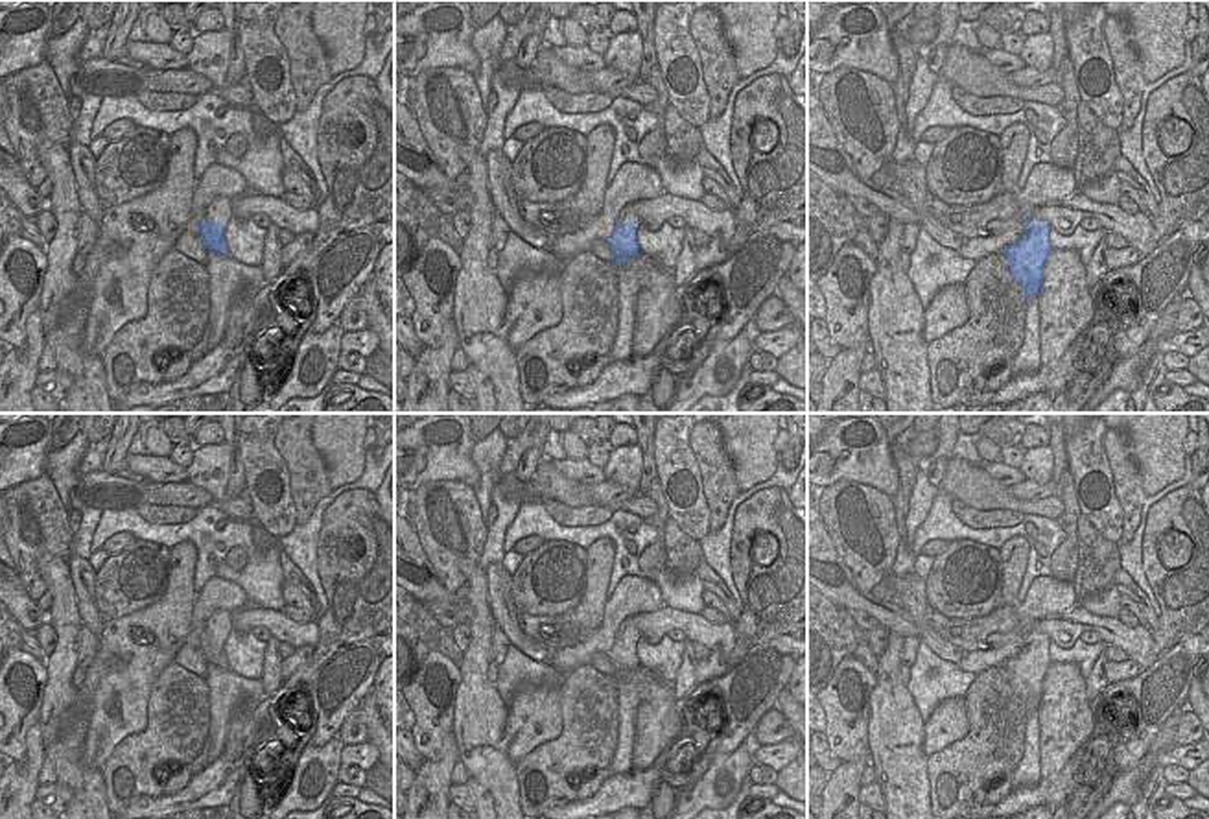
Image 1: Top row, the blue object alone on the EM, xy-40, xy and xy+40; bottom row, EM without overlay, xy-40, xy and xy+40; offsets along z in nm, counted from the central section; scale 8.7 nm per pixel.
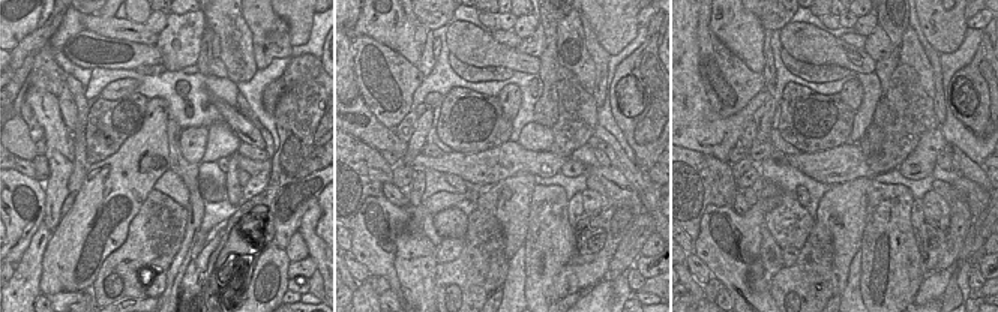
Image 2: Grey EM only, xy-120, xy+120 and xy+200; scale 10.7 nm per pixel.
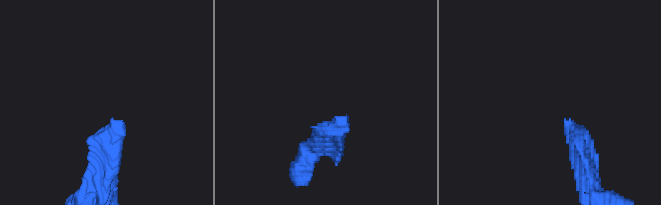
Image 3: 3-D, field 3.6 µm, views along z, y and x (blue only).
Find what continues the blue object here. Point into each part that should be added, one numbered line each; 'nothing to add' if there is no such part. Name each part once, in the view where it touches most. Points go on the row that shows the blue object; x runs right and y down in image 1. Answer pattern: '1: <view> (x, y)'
1: xy (627, 214)

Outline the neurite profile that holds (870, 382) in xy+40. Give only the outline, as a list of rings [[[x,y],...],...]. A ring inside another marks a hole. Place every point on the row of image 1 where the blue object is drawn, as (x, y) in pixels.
[[[877,369],[861,374],[859,389],[875,398],[886,400],[886,391]]]

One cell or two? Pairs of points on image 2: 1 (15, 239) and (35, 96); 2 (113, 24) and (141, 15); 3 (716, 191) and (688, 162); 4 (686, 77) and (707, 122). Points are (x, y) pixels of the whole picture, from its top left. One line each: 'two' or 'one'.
1: two
2: two
3: one
4: one

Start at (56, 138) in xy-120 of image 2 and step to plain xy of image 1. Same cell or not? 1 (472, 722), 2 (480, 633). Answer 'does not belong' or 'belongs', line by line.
1: belongs
2: belongs

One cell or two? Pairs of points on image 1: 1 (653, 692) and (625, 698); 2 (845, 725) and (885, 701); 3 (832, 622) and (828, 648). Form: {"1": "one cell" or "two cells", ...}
{"1": "two cells", "2": "two cells", "3": "one cell"}

